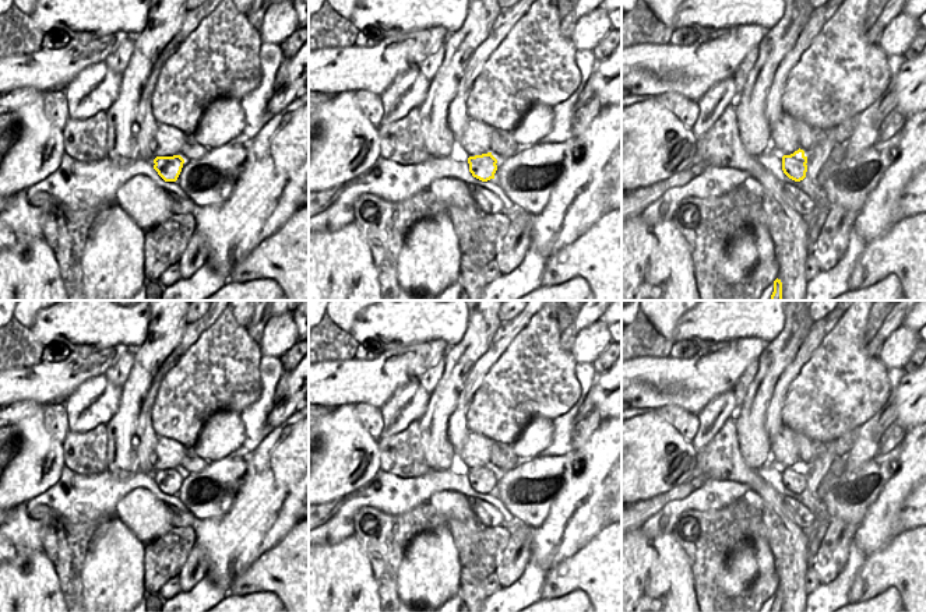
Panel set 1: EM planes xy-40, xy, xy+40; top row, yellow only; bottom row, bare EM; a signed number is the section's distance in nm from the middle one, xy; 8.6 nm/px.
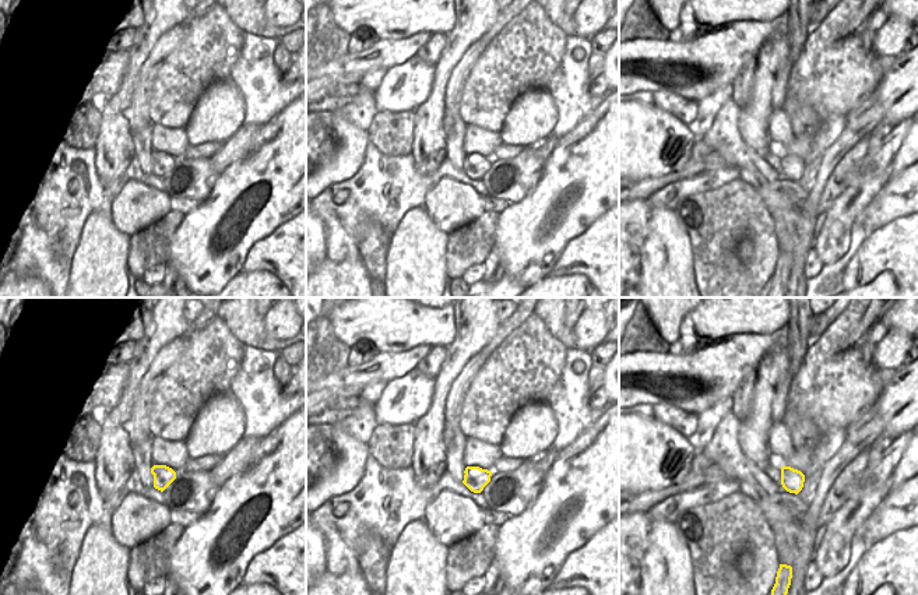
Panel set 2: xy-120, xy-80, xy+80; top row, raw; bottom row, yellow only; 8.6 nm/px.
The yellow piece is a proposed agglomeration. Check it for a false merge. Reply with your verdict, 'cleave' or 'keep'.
cleave

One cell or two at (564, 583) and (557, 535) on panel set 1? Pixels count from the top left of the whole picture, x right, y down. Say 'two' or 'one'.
two

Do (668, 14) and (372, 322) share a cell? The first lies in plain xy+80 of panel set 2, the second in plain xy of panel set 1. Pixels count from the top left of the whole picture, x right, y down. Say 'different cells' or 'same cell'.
different cells

